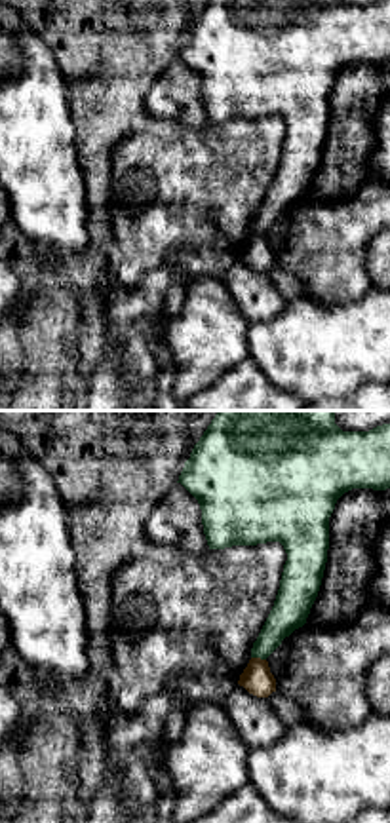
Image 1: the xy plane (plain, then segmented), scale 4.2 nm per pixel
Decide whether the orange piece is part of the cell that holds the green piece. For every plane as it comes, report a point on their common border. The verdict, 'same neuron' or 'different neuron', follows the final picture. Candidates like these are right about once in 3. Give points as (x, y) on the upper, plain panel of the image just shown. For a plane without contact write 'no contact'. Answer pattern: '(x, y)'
(259, 230)

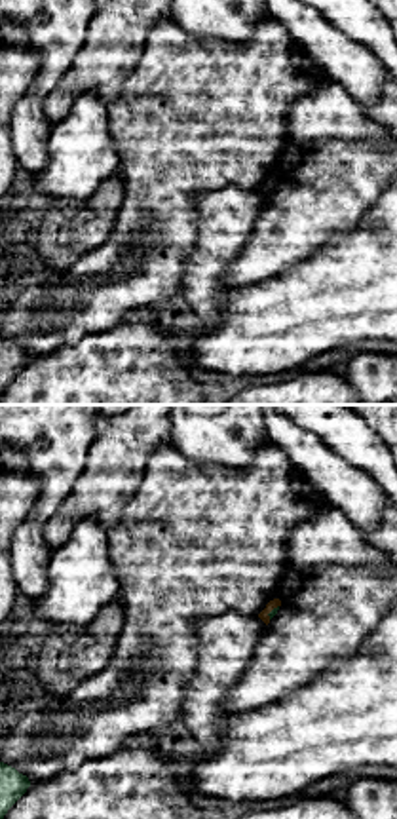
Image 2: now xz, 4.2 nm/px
(270, 187)

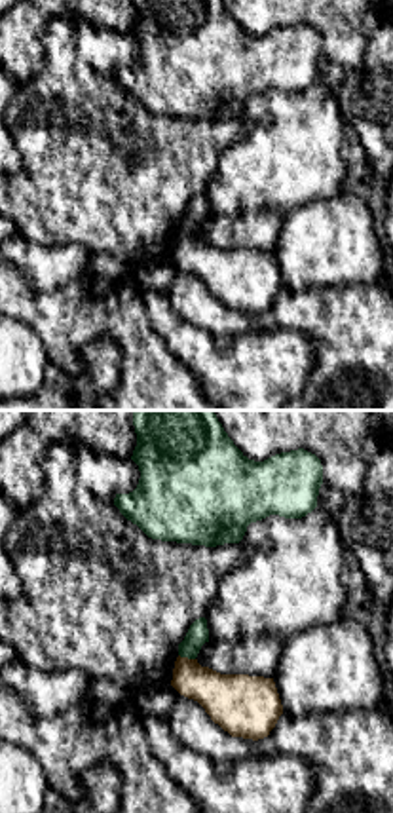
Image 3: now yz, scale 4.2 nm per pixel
(187, 230)

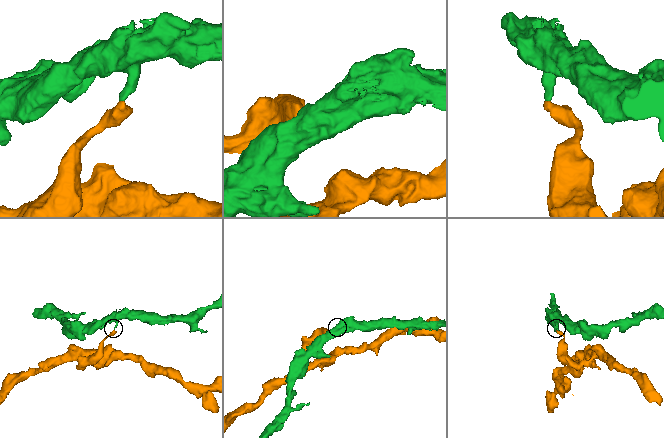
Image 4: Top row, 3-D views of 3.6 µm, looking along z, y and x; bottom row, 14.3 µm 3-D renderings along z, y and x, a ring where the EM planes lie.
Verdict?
different neuron

